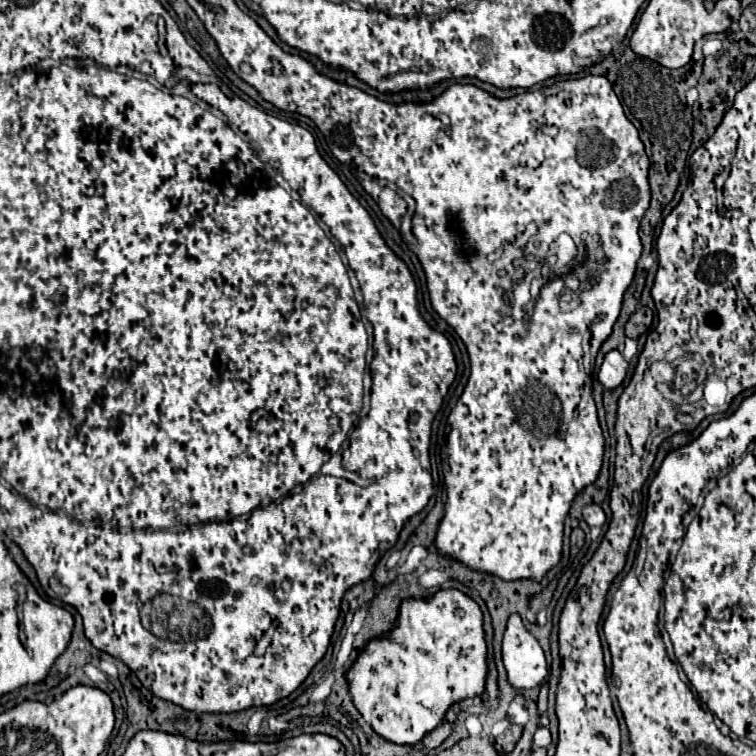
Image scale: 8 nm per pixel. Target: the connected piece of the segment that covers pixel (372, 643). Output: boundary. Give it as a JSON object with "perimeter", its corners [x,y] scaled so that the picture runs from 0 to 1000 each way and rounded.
{"perimeter":[[[581,780],[567,791],[533,791],[522,828],[501,844],[493,844],[475,862],[472,873],[456,892],[462,918],[483,955],[512,981],[546,987],[562,971],[575,966],[591,939],[615,923],[628,923],[642,915],[644,899],[644,849],[639,833],[636,802],[610,780]]]}

